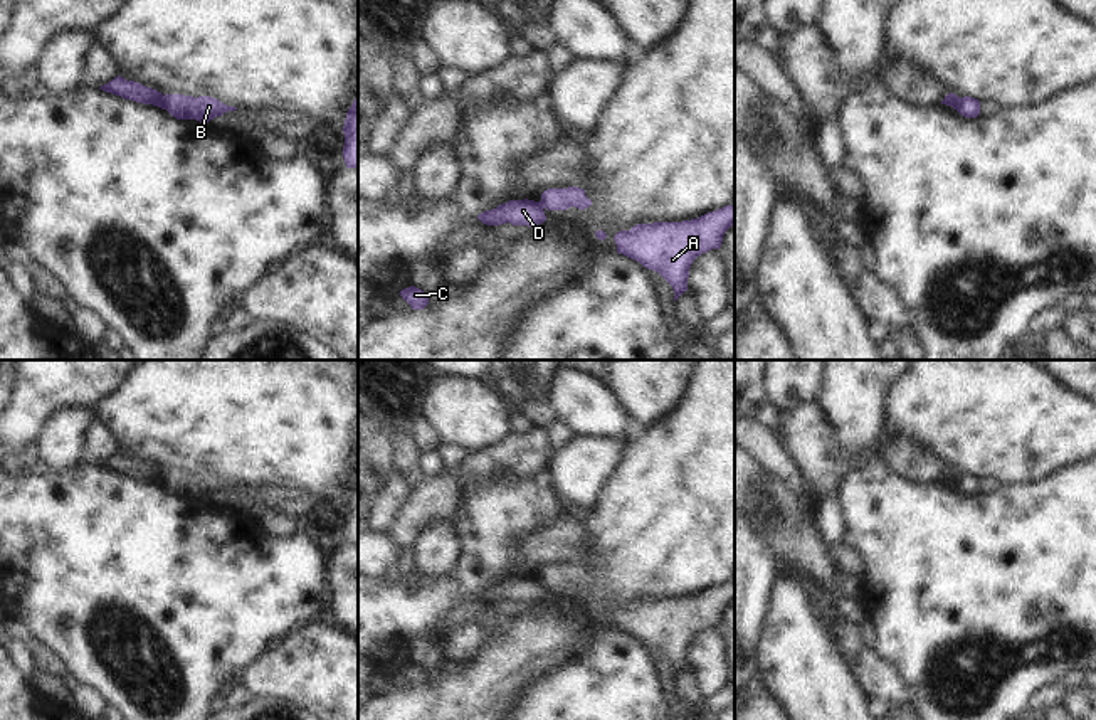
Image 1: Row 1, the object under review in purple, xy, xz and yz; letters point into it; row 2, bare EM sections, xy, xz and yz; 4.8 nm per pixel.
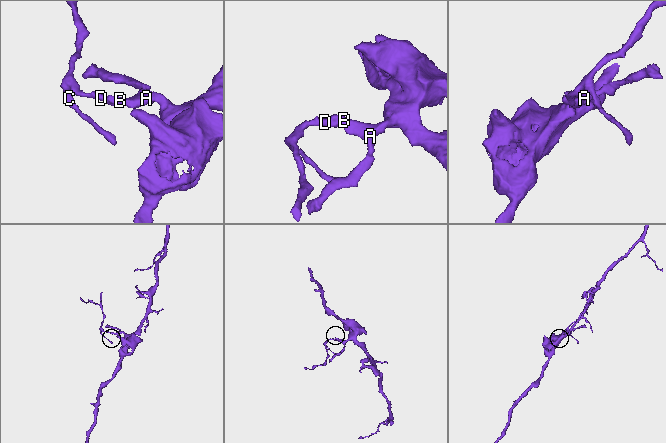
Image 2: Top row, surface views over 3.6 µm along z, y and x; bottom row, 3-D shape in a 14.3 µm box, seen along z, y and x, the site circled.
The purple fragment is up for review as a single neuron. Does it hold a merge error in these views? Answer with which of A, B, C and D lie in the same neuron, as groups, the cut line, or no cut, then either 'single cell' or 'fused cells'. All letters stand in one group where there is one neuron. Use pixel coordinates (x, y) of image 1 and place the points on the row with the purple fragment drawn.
A B / C D; cut in xy along (163, 96), (167, 108); fused cells

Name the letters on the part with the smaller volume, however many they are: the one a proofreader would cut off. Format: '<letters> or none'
C, D

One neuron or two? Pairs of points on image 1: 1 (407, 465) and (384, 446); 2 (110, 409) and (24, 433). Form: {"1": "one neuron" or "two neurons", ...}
{"1": "one neuron", "2": "two neurons"}

